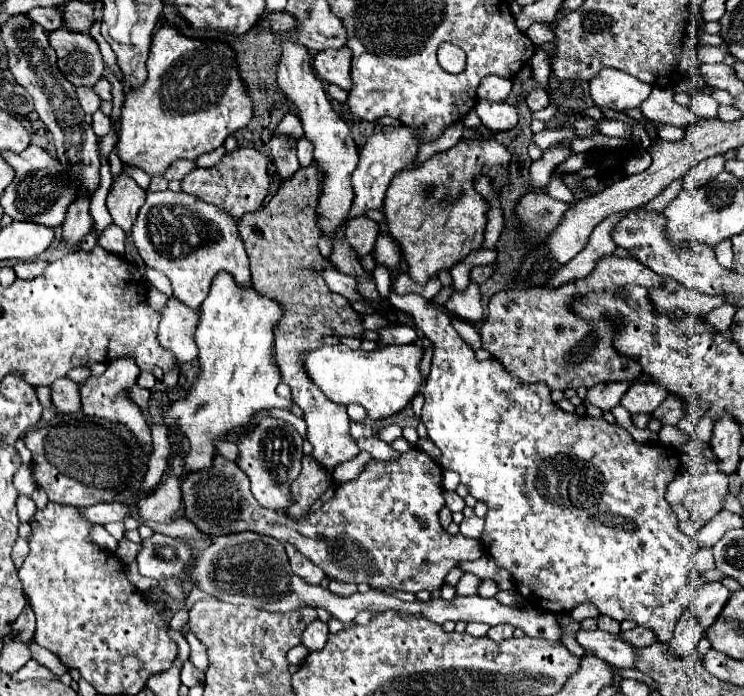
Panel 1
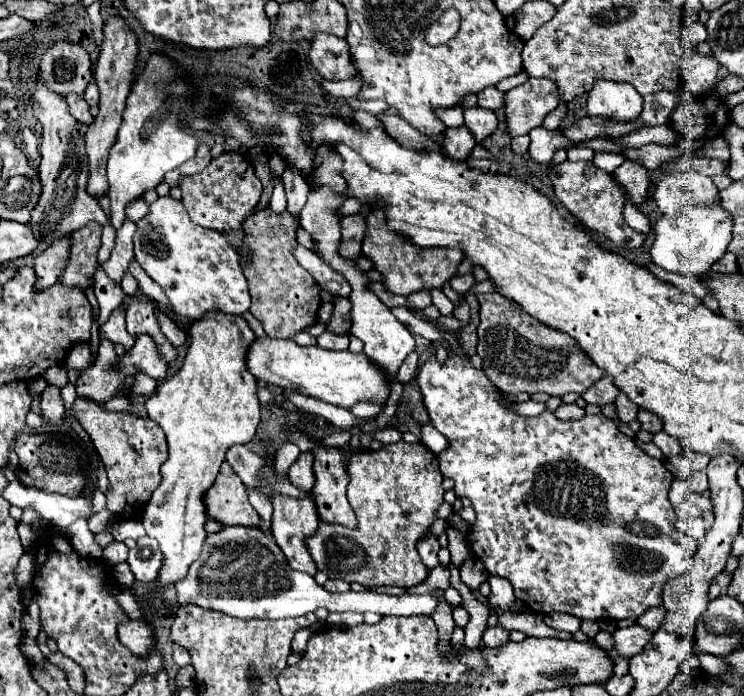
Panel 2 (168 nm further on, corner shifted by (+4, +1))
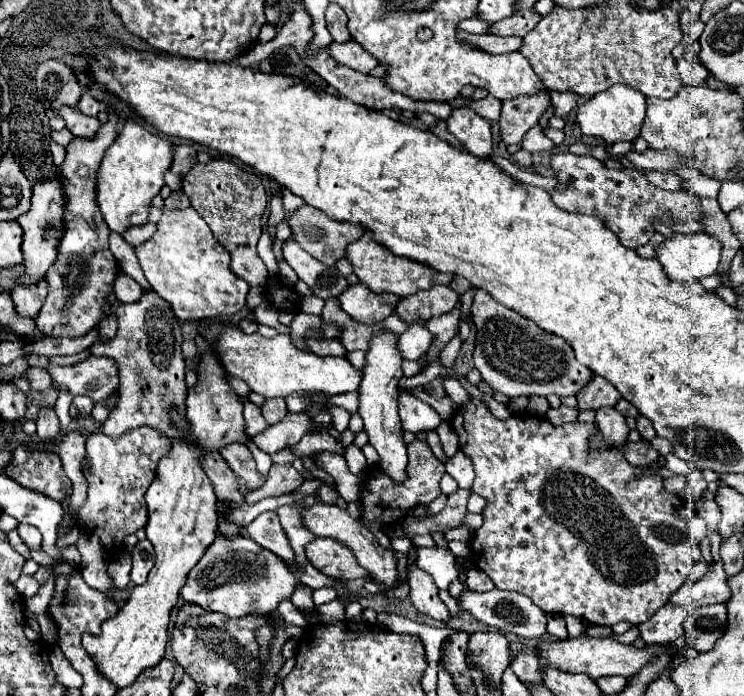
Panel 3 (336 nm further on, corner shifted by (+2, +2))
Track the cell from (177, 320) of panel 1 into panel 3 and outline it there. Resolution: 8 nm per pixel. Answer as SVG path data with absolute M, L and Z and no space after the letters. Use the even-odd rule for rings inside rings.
M94 355L68 367L50 363L46 371L52 373L56 389L68 387L72 395L88 395L94 401L102 401L112 391L116 391L120 379L118 363L114 359L94 357Z

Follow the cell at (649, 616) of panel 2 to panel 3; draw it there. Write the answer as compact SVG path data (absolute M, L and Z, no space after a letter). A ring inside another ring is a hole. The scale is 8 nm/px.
M708 529L708 539L711 544L712 556L716 561L716 565L712 568L712 573L704 575L704 579L696 581L696 583L684 583L680 587L680 591L676 591L668 603L672 605L682 605L692 603L694 609L698 607L706 607L706 605L714 605L714 603L726 603L728 601L728 579L724 575L722 569L722 559L720 557L720 536Z

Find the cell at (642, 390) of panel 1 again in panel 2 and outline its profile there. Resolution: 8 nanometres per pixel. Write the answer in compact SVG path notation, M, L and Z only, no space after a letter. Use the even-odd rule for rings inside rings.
M620 394L620 396L616 398L616 414L618 414L618 420L620 420L620 422L628 424L630 420L636 418L636 412L638 412L638 406L632 404L632 402L626 398L626 394L624 394L624 396Z

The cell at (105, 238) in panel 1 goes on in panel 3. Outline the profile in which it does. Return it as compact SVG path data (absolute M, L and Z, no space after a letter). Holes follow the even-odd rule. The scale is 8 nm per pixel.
M134 119L124 123L124 129L116 137L116 141L108 147L102 167L98 171L98 207L108 223L108 227L116 233L124 233L132 225L144 225L148 219L148 207L154 195L160 193L164 185L164 173L170 169L174 157L174 145L148 133Z

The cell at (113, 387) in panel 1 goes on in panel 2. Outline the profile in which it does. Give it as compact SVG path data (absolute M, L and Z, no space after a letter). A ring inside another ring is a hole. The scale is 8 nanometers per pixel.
M76 398L74 412L76 420L88 432L108 474L110 488L106 492L106 510L122 520L138 516L144 502L160 484L160 466L168 456L162 428L154 420L138 420L128 412L104 412L100 404L86 398Z

